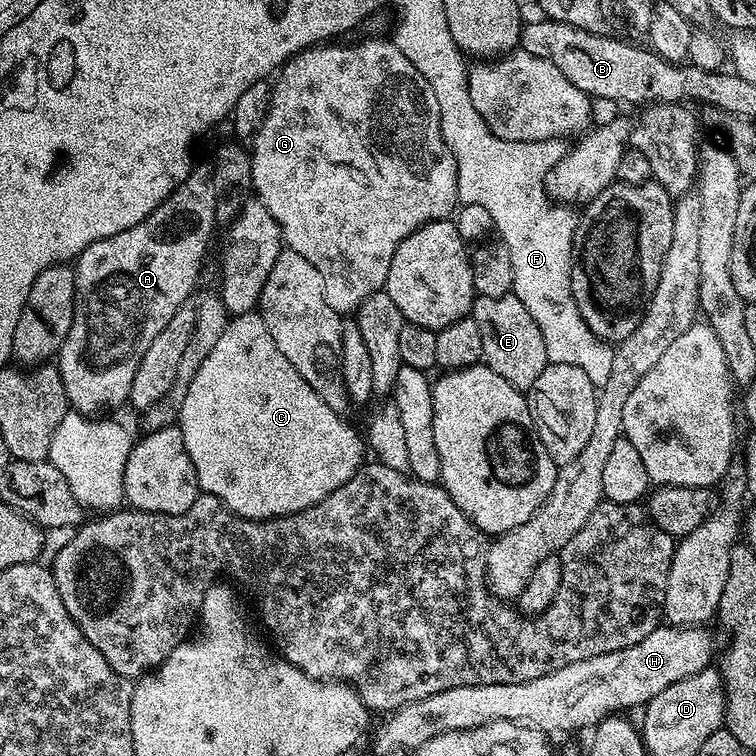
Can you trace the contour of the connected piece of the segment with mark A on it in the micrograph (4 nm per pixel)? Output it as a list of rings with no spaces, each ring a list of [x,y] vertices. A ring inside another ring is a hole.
[[[193,170],[188,173],[188,177],[164,199],[157,208],[155,208],[145,220],[138,222],[130,230],[122,230],[122,234],[114,234],[110,238],[96,240],[86,250],[82,250],[74,261],[76,269],[76,291],[72,294],[72,325],[62,342],[58,353],[58,367],[62,386],[66,386],[68,403],[75,411],[83,416],[95,417],[97,414],[108,414],[111,408],[116,408],[119,404],[127,405],[129,403],[130,386],[134,382],[134,374],[138,374],[138,366],[142,362],[142,354],[150,350],[150,342],[158,338],[158,334],[174,318],[174,314],[189,303],[188,295],[196,288],[196,279],[200,276],[200,263],[204,260],[204,255],[208,252],[208,243],[212,240],[212,227],[217,227],[216,202],[214,186],[212,185],[211,175],[207,171],[199,172]]]

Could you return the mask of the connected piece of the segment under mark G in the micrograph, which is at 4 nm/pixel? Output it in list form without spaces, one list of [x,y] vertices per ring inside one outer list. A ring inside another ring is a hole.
[[[391,39],[364,40],[361,44],[340,43],[344,42],[313,46],[300,55],[292,57],[283,68],[279,69],[275,77],[276,84],[274,80],[274,87],[270,92],[268,113],[250,144],[252,163],[250,188],[255,199],[260,200],[262,206],[275,218],[283,243],[291,251],[302,254],[302,258],[306,258],[306,262],[310,262],[310,266],[318,270],[330,310],[341,314],[352,314],[360,307],[363,300],[370,298],[370,294],[384,288],[390,270],[390,258],[394,258],[394,250],[405,238],[414,234],[414,230],[418,230],[423,224],[428,224],[432,220],[447,220],[457,211],[458,178],[456,159],[452,157],[452,152],[442,138],[438,102],[434,102],[434,90],[430,90],[426,78],[422,78],[414,62],[410,62],[410,58],[406,58],[406,54],[402,54],[402,50],[398,50],[398,46]]]

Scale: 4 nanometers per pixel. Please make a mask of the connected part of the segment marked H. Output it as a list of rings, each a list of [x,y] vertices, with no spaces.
[[[661,624],[634,646],[628,646],[624,650],[610,651],[609,654],[592,656],[586,660],[578,660],[562,668],[554,667],[550,674],[532,679],[530,682],[504,683],[494,686],[460,686],[444,690],[439,694],[432,694],[429,698],[419,699],[418,702],[408,703],[397,709],[381,728],[376,746],[382,752],[392,752],[396,748],[405,748],[411,752],[442,733],[461,732],[463,729],[478,728],[500,720],[523,723],[545,734],[595,727],[609,715],[627,711],[626,708],[643,707],[650,698],[654,698],[655,694],[660,694],[674,682],[692,677],[709,667],[713,661],[711,658],[714,654],[714,640],[708,630],[702,626],[682,628],[679,625]]]

